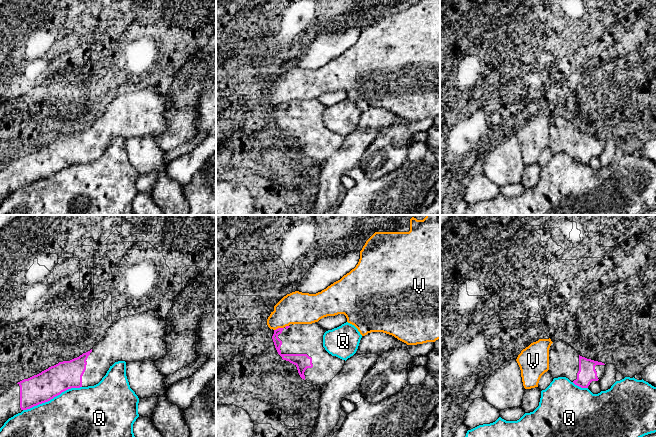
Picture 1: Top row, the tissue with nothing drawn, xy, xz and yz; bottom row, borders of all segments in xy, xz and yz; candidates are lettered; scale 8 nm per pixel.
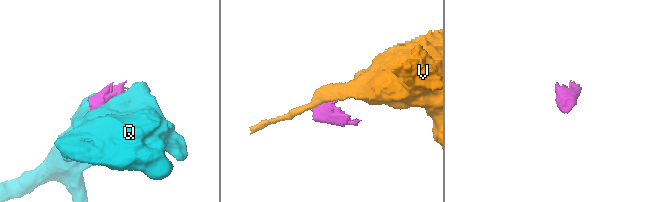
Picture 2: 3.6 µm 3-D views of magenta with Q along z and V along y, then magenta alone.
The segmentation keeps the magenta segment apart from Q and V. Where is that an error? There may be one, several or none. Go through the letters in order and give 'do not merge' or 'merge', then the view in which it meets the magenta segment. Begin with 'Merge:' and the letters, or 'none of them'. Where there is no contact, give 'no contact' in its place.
Merge: none of them
Q: do not merge; meets magenta in xy
V: do not merge; meets magenta in xz

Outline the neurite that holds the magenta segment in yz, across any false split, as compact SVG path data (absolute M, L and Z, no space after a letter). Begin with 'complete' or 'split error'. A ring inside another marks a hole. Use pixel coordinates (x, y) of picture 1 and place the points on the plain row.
split error; M558 116L549 124L549 149L553 154L566 153L581 164L600 156L605 140L580 132L568 119Z

